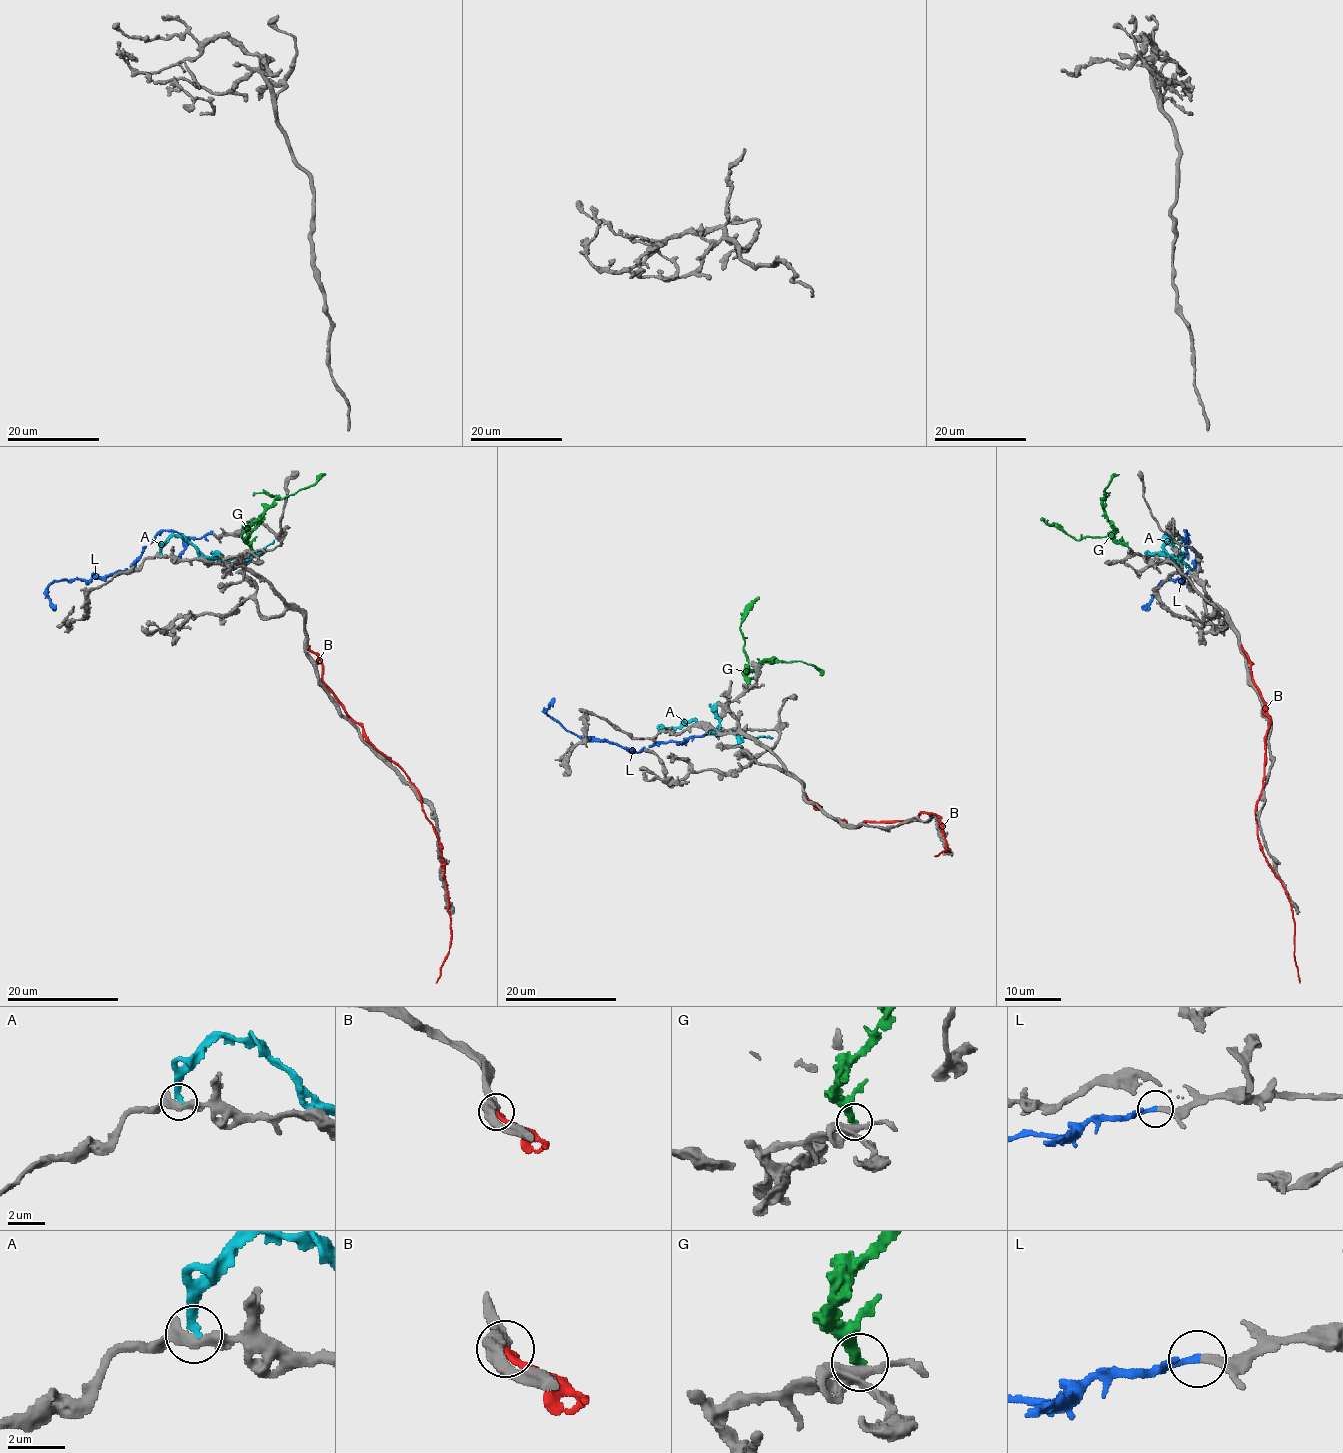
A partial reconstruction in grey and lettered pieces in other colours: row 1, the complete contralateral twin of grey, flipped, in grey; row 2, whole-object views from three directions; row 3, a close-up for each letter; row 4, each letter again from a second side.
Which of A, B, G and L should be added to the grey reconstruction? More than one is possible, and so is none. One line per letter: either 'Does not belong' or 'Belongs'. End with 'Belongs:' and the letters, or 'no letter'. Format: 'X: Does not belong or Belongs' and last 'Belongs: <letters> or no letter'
A: Does not belong
B: Does not belong
G: Does not belong
L: Belongs
Belongs: L

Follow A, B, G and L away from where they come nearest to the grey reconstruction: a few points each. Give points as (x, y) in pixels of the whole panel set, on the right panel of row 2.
A: (1177, 555), (1171, 535), (1164, 549), (1170, 556), (1181, 560), (1181, 539)
B: (1241, 647), (1269, 718), (1263, 789), (1256, 805), (1258, 837), (1294, 919), (1300, 982)
G: (1131, 549), (1115, 538), (1115, 530), (1104, 510), (1104, 489), (1119, 474)
L: (1177, 534), (1185, 538), (1185, 531), (1193, 549), (1195, 567), (1179, 580), (1163, 581), (1145, 611)

